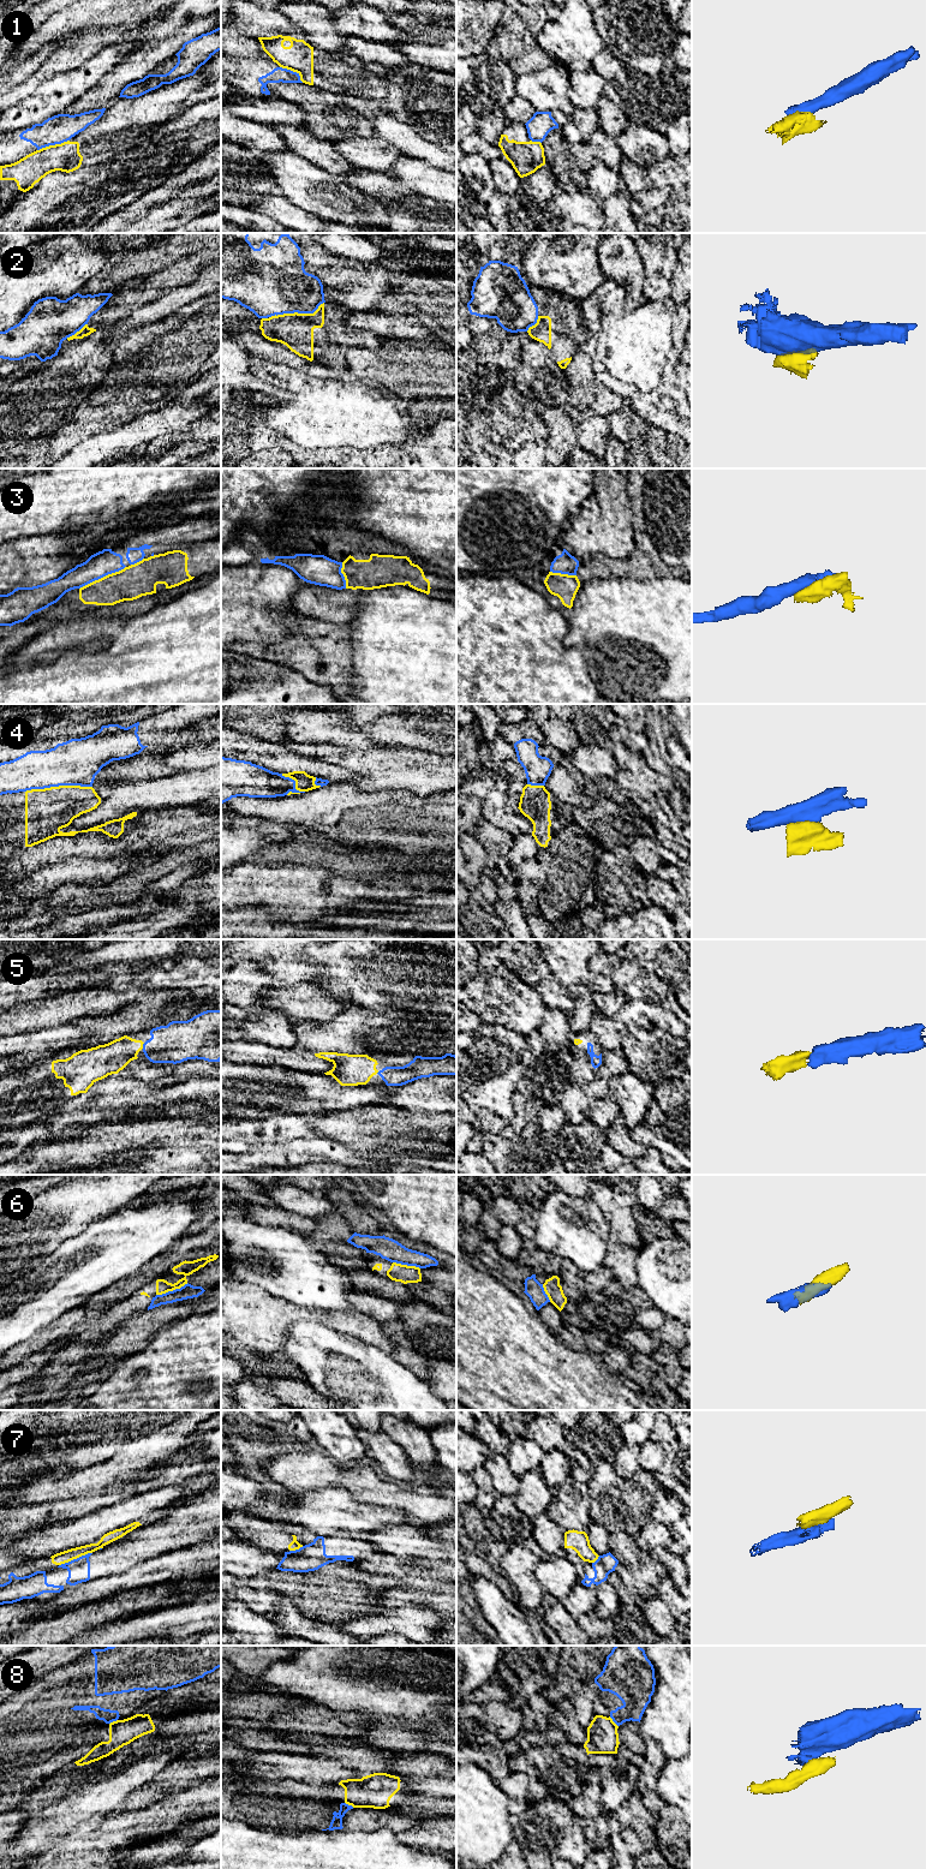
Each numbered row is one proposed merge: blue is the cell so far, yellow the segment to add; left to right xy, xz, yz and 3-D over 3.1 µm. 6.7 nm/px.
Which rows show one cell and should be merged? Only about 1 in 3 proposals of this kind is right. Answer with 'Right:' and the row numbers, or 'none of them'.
Right: 5

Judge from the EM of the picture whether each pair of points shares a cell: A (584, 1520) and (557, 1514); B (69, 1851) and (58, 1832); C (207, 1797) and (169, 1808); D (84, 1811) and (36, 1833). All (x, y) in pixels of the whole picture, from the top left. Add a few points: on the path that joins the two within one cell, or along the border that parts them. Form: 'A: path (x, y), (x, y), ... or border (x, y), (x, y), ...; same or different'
A: path (578, 1520), (566, 1520), (563, 1517); same
B: border (69, 1837), (48, 1850); different
C: path (197, 1802), (179, 1808); same
D: path (72, 1820), (60, 1827), (48, 1827); same

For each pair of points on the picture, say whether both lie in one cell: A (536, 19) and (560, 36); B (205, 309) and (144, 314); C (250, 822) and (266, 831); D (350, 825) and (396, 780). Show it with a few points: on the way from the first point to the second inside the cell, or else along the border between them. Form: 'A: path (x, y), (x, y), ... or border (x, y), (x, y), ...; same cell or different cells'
A: border (548, 19), (536, 37); different cells
B: border (208, 293), (195, 300); different cells
C: path (254, 823), (262, 828); same cell
D: border (357, 788), (364, 793); different cells

